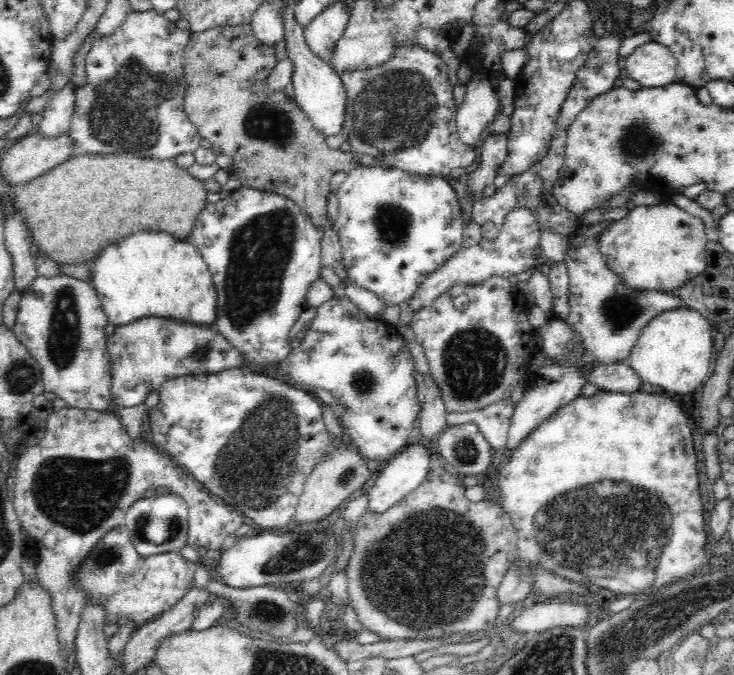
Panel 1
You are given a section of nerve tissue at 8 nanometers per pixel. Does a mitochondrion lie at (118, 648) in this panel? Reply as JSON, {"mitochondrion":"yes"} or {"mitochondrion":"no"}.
{"mitochondrion":"no"}

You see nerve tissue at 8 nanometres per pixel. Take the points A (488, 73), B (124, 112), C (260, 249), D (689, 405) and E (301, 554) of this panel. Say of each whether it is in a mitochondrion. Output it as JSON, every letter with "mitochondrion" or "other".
{"A":"other","B":"mitochondrion","C":"mitochondrion","D":"other","E":"mitochondrion"}

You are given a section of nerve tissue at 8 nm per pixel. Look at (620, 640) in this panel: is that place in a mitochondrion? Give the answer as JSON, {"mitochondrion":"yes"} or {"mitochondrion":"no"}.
{"mitochondrion":"yes"}

